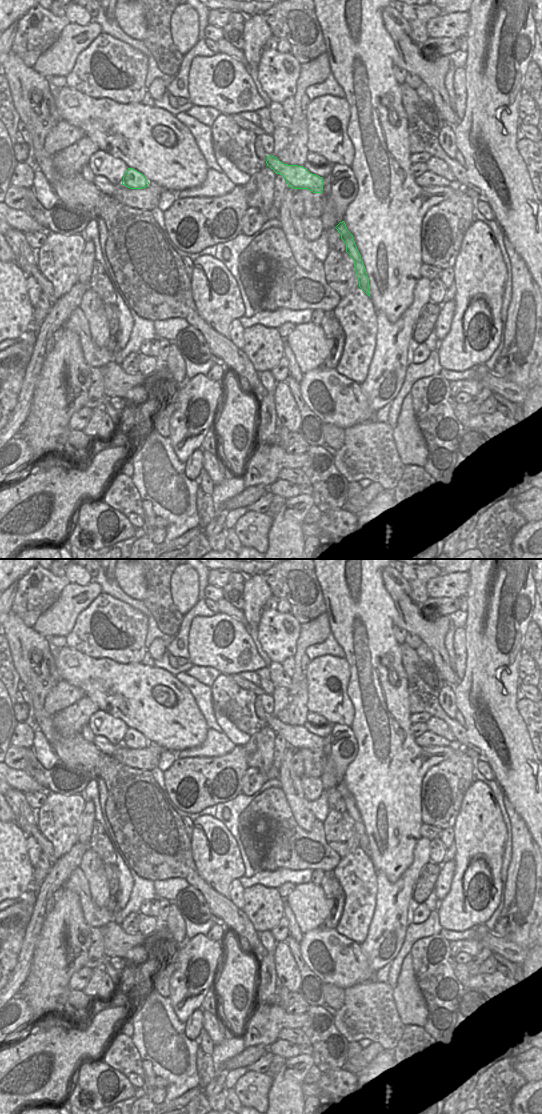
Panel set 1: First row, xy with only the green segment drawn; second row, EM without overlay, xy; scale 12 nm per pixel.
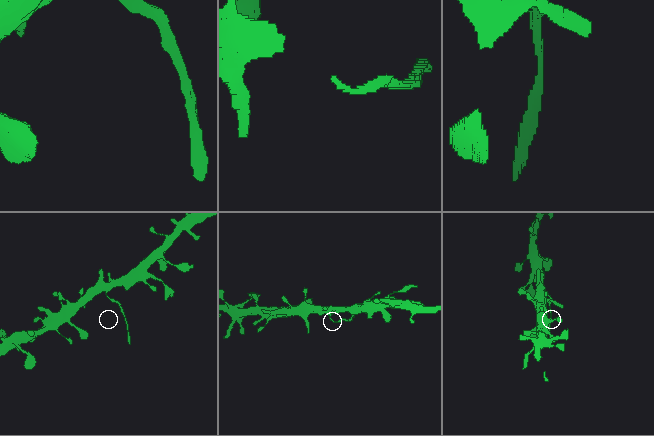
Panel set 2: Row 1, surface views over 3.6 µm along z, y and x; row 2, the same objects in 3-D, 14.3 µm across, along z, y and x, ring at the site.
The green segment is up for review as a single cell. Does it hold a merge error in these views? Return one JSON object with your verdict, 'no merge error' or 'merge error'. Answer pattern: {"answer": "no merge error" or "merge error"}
{"answer": "merge error"}

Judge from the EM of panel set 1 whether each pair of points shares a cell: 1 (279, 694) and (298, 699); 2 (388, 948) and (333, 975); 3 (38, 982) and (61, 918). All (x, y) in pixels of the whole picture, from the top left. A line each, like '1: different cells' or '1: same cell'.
1: different cells
2: different cells
3: same cell

